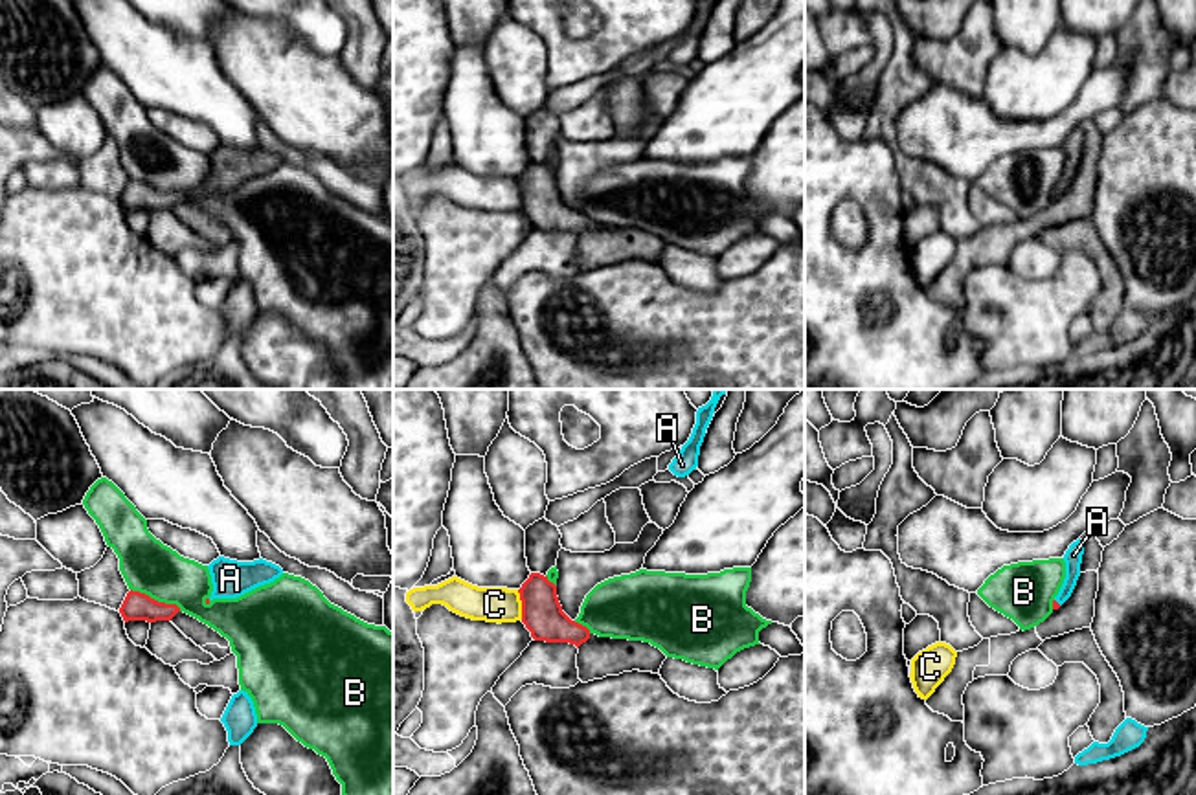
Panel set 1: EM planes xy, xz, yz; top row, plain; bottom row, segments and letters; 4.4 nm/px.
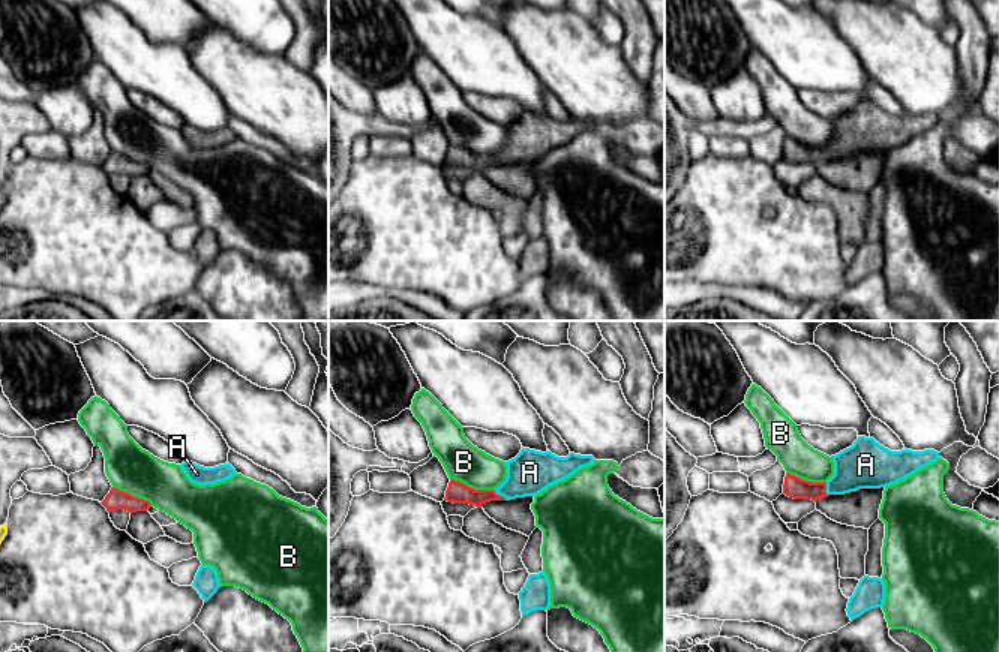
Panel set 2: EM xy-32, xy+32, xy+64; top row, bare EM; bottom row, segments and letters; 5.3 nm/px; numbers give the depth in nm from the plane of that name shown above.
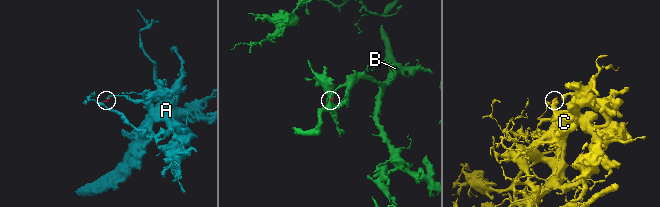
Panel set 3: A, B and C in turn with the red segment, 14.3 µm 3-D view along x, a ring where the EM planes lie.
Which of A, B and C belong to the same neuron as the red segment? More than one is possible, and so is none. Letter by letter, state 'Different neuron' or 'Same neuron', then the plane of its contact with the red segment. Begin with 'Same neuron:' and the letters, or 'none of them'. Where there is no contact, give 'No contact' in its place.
Same neuron: A
A: Same neuron. Touches red in yz
B: Different neuron. Touches red in xy
C: Different neuron. Touches red in xz

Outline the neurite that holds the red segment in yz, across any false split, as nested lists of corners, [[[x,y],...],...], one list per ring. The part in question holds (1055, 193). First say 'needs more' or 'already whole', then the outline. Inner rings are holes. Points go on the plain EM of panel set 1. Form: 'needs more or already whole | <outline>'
needs more | [[[1078,127],[1069,134],[1069,138],[1064,143],[1066,151],[1066,167],[1064,173],[1058,180],[1058,184],[1053,189],[1053,198],[1058,198],[1073,182],[1077,169],[1080,165],[1080,152],[1082,152],[1082,143],[1084,143],[1084,132]]]

